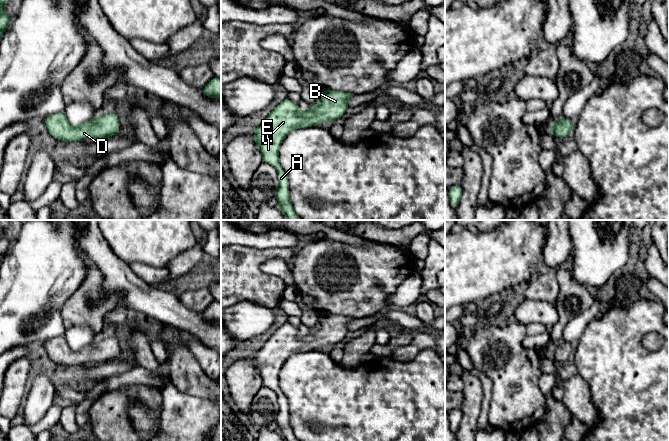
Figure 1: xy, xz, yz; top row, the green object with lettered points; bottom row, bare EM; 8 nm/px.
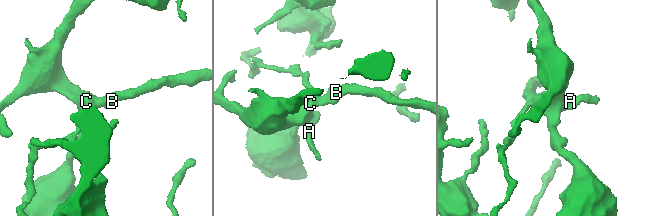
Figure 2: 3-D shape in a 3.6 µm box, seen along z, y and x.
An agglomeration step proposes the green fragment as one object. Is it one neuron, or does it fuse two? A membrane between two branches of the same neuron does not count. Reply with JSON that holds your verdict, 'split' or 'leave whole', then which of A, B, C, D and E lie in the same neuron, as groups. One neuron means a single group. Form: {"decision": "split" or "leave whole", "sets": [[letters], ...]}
{"decision": "leave whole", "sets": [["A", "B", "C", "D", "E"]]}

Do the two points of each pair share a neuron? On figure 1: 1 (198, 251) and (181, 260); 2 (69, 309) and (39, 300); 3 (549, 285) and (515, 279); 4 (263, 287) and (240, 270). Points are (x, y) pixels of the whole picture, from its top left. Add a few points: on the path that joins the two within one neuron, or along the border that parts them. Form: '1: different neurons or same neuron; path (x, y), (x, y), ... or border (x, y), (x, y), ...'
1: same neuron; path (194, 255), (185, 260)
2: different neurons; border (76, 289), (62, 306), (61, 318), (65, 326)
3: different neurons; border (537, 273), (527, 281)
4: same neuron; path (257, 287), (246, 276)

